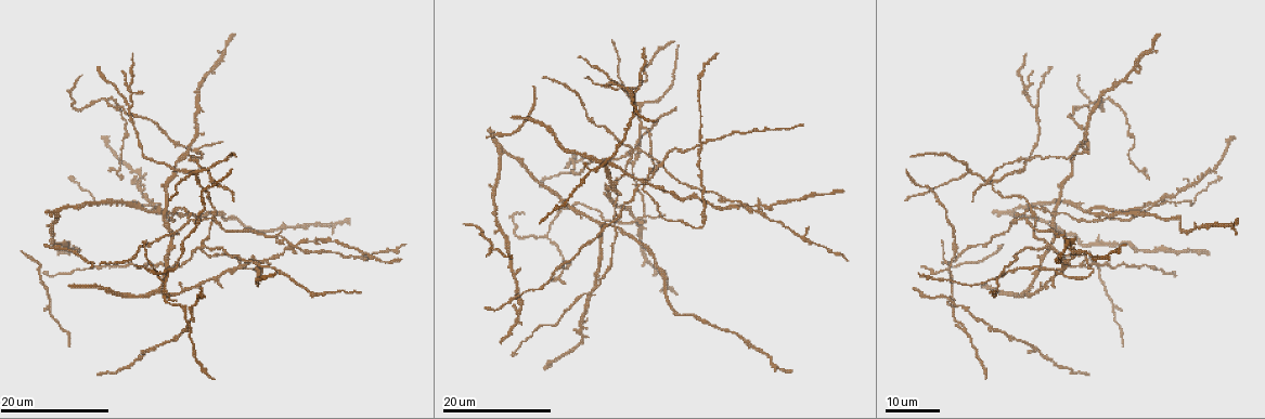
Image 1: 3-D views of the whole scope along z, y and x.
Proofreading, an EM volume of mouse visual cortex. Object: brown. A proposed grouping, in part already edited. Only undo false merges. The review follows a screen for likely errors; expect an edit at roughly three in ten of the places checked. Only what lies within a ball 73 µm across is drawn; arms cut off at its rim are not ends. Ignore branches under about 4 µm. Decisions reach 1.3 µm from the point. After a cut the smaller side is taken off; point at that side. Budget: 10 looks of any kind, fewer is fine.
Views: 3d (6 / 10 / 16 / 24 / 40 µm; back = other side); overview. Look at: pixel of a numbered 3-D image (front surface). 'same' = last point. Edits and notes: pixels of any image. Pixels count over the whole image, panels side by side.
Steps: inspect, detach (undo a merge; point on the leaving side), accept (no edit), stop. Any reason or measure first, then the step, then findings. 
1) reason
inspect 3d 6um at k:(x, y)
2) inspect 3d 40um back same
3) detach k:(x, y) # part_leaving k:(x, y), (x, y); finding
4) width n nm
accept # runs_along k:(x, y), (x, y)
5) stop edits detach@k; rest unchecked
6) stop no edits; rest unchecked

three arms meet
inspect 3d 16um at 1:(163, 282)

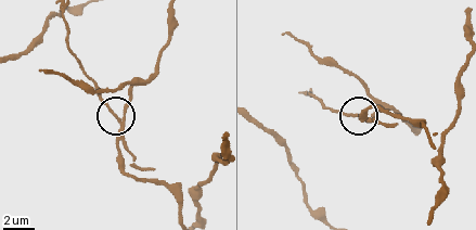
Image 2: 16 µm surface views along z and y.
inspect 3d 10um at 2:(119, 118)

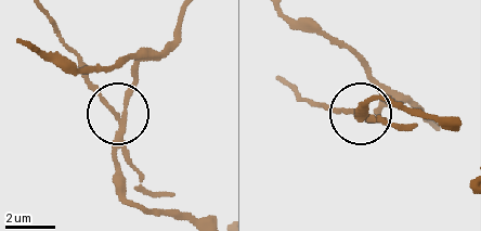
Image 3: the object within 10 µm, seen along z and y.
arms 3
detach 3:(138, 169) # part_leaving 3:(124, 135), (119, 117), (49, 12); two cells meet here

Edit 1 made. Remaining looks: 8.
thin arm on a thick one
inspect 3d 16um at 1:(630, 147)

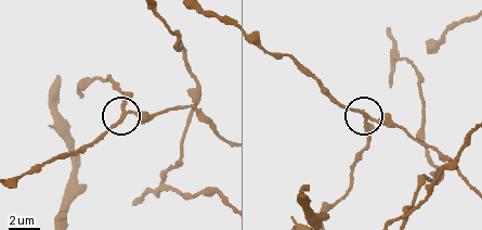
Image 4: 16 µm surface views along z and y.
inspect 3d 6um at 4:(124, 112)

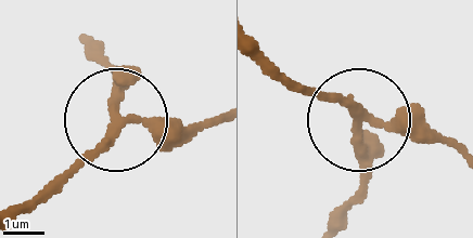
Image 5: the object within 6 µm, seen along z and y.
width 220 nm
accept # runs_along 5:(219, 117), (199, 127), (126, 117), (36, 207); continuous, no second cell

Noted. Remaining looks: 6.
arms part here
inspect 3d 16um at 1:(547, 235)

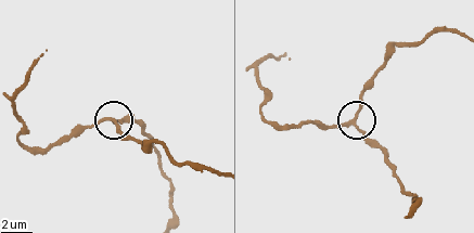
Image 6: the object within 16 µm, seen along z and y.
inspect 3d 6um at 6:(350, 125)

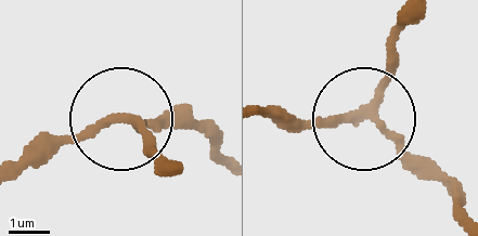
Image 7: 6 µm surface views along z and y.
accept # runs_along 7:(410, 21), (376, 114), (279, 123); all the same cell

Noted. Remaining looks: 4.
two arms at a narrow angle
inspect 3d 24um at 1:(1152, 204)

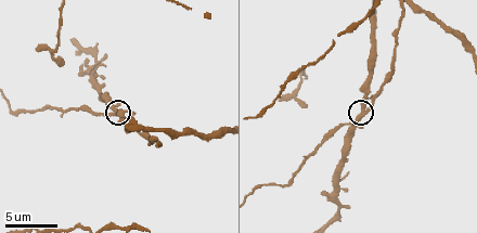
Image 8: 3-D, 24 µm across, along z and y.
closer look
inspect 3d 6um same

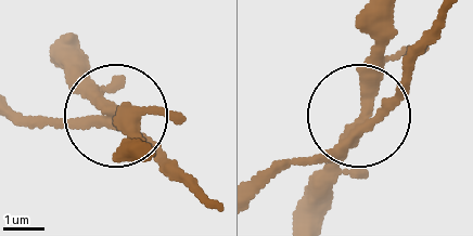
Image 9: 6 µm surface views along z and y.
width 300 nm
accept # all the same cell

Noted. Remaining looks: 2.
four or more arms meet
inspect 3d 24um at 1:(1053, 246)

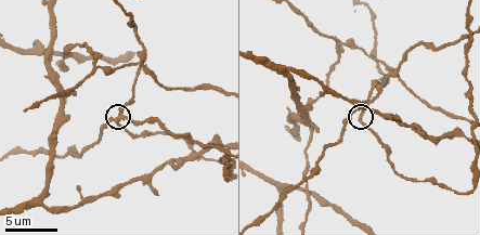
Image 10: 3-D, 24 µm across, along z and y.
inspect 3d 6um at 10:(363, 115)

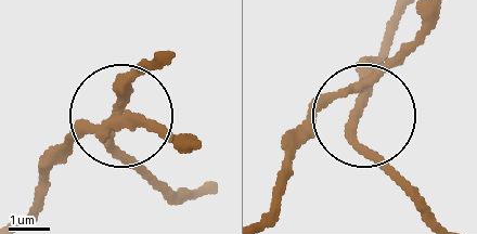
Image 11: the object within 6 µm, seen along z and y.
side_arm 44 um
accept # runs_along 11:(155, 57), (117, 109), (41, 171); continuous, no second cell

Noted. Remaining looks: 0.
stop edits detach@3; rest unchecked

